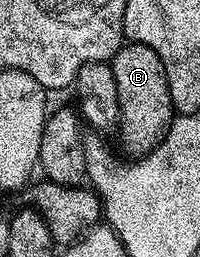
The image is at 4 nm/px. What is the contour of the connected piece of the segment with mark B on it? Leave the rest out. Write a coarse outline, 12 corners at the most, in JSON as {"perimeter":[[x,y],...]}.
{"perimeter":[[127,42],[110,68],[130,157],[156,150],[176,118],[166,70]]}

